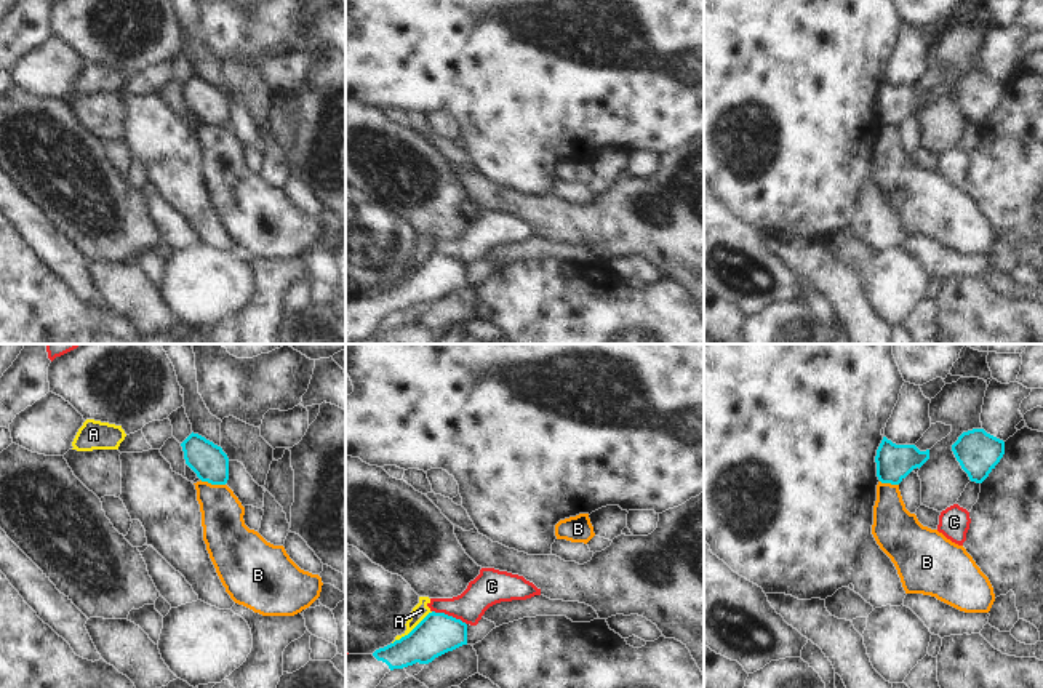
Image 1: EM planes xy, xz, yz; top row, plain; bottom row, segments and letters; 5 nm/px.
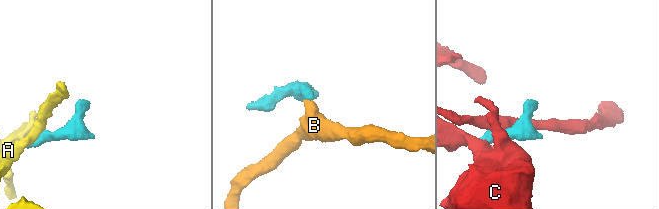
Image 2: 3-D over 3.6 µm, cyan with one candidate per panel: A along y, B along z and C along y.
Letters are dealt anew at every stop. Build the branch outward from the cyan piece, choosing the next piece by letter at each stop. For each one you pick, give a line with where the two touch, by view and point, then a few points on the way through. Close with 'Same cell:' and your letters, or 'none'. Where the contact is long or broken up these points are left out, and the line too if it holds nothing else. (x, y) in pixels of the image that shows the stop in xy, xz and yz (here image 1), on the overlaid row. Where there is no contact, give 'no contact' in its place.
Same cell: none

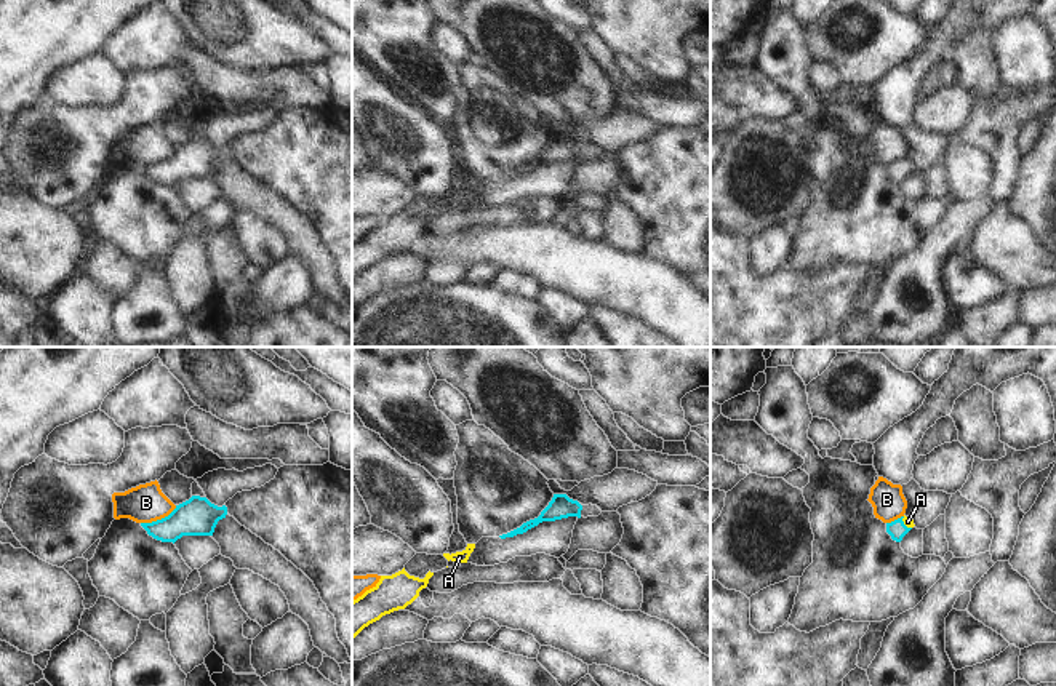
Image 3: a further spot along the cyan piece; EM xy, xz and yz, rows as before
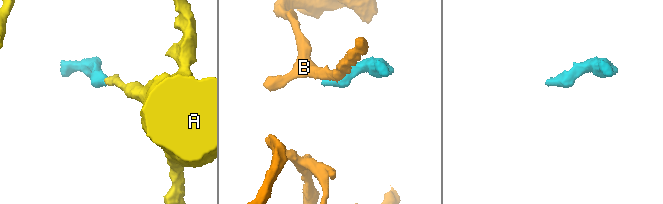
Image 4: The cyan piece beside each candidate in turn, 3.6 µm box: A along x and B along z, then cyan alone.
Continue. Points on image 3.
A: meets cyan in yz at (903, 523); runs through yz (896, 530), (903, 523), (908, 522)
Same cell: A

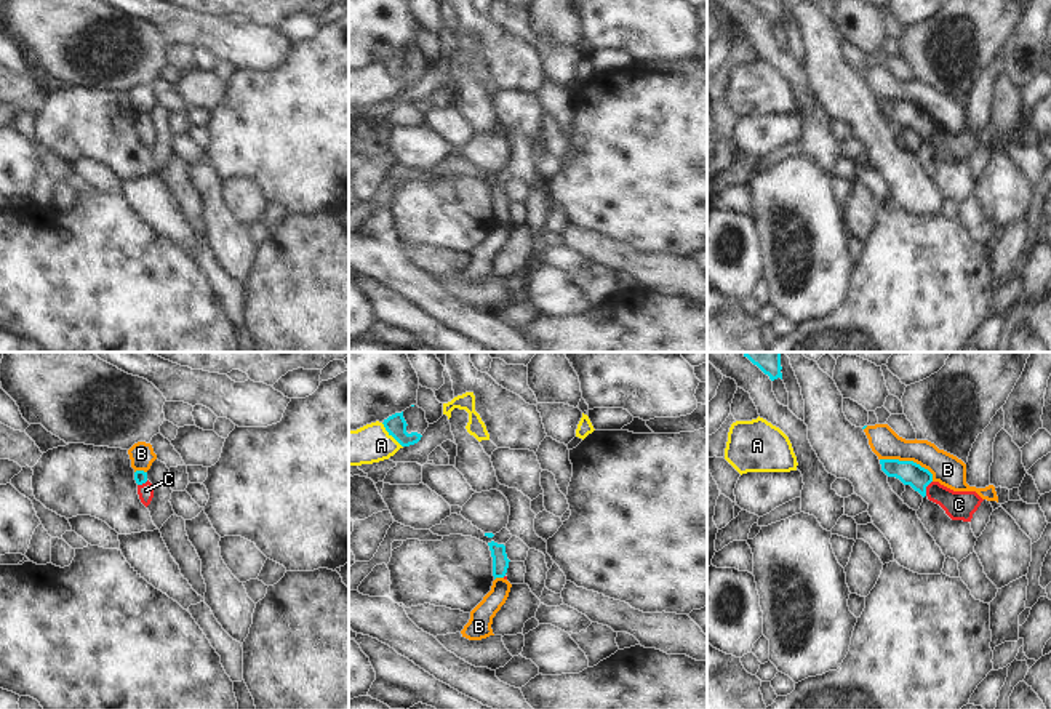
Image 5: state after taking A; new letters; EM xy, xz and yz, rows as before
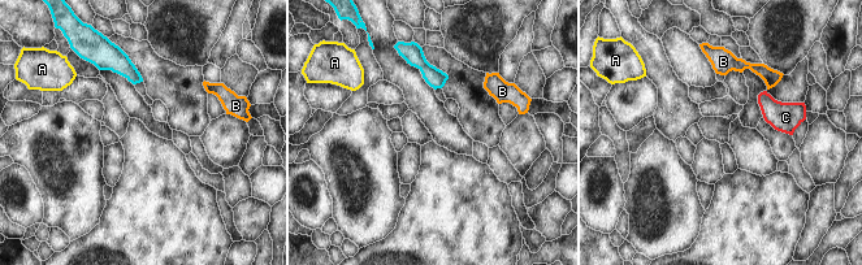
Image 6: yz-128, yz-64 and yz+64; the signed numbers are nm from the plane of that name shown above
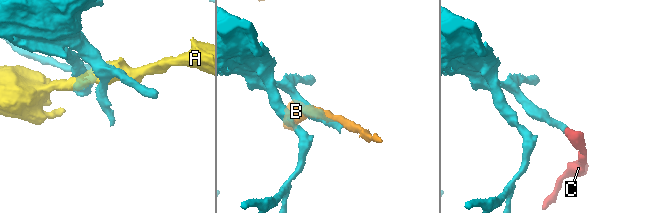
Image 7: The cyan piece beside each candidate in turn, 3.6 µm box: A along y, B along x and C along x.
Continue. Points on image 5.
C: meets cyan in yz at (925, 488); runs through yz (909, 472), (925, 488), (959, 504)
Same cell: C

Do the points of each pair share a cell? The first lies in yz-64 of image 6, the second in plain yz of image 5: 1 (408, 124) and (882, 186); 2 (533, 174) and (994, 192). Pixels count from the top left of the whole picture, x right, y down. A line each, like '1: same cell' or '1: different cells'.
1: same cell
2: different cells

